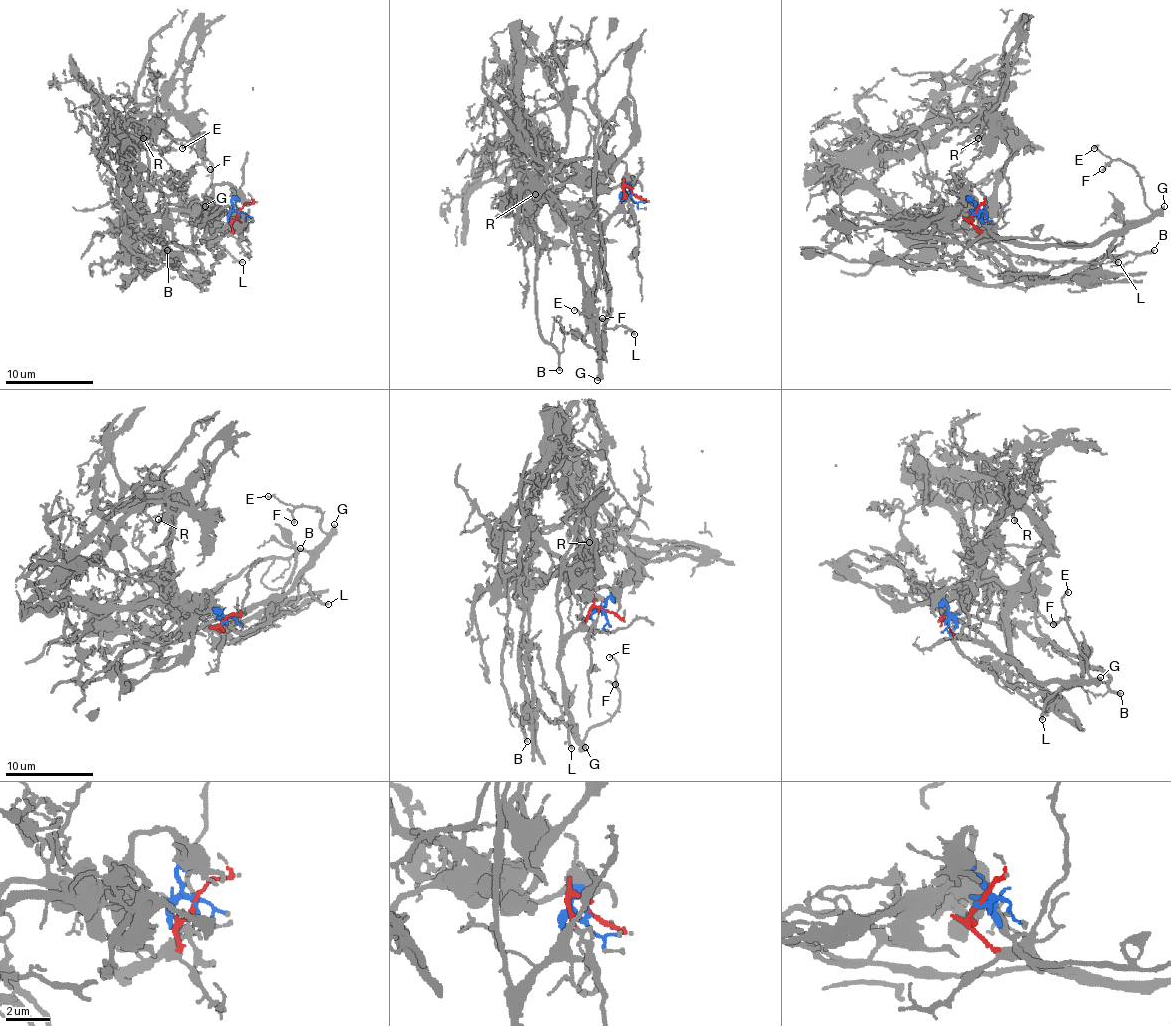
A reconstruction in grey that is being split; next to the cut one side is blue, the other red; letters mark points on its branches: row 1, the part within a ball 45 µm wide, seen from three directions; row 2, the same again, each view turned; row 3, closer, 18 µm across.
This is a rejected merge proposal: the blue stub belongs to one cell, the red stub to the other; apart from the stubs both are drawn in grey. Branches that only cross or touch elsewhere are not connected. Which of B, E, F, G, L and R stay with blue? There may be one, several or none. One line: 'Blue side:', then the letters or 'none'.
Blue side: B, R

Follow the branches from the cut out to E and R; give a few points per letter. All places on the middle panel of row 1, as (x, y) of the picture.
E: (631, 189), (602, 229), (606, 306), (600, 366), (600, 333), (573, 311)
R: (631, 189), (626, 193), (624, 184), (555, 184), (535, 204), (524, 226), (540, 196), (540, 200), (535, 193)

